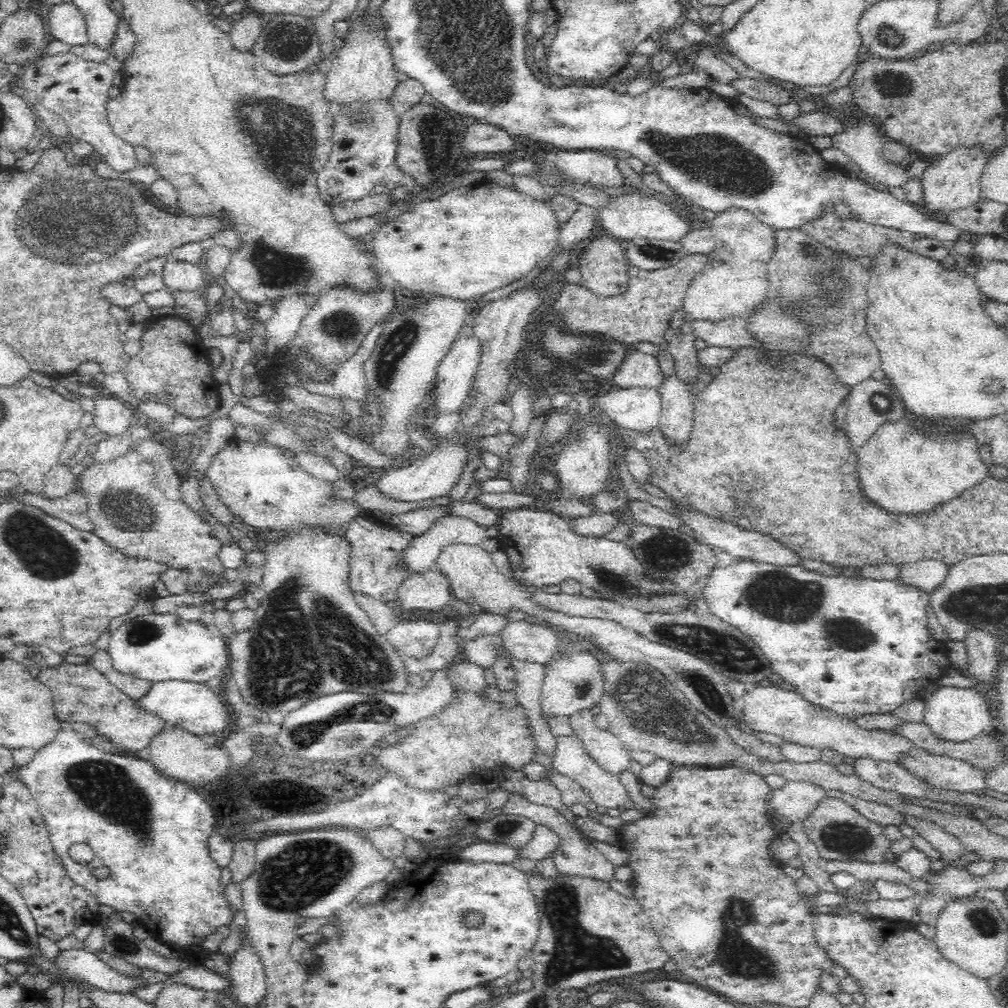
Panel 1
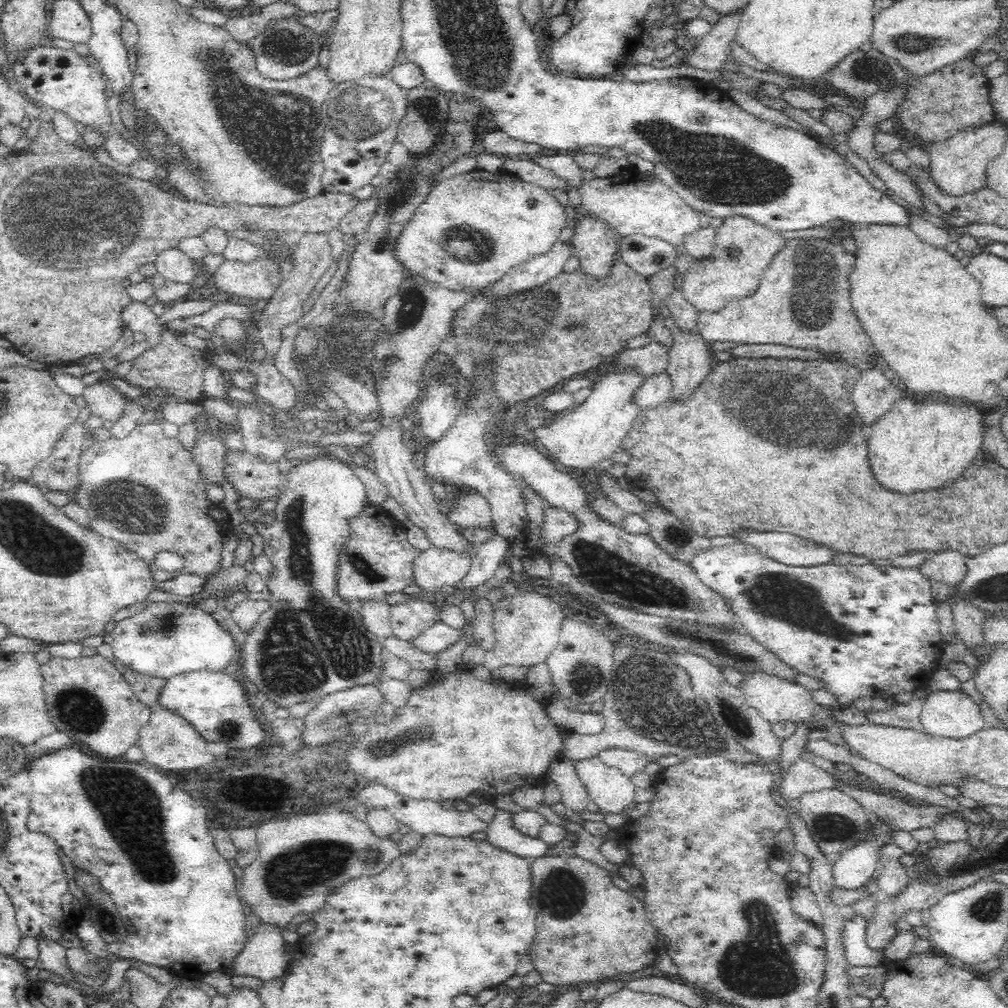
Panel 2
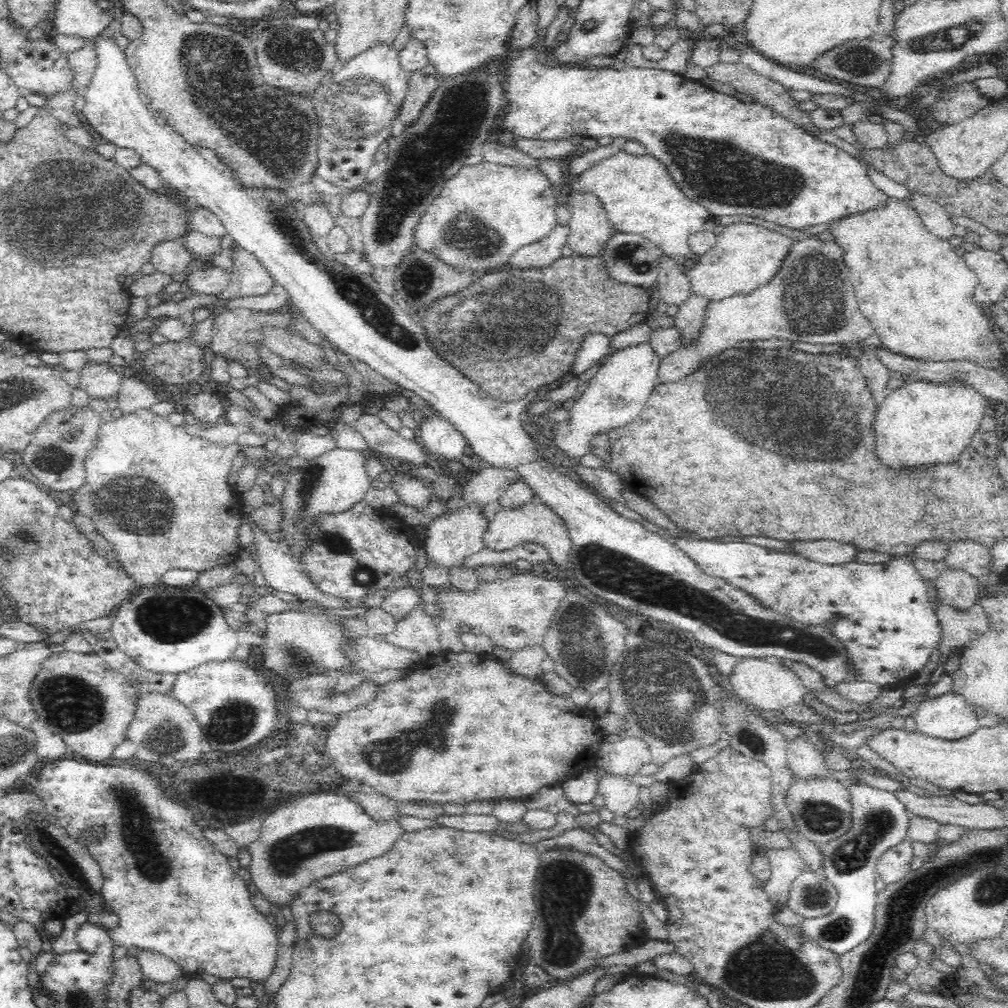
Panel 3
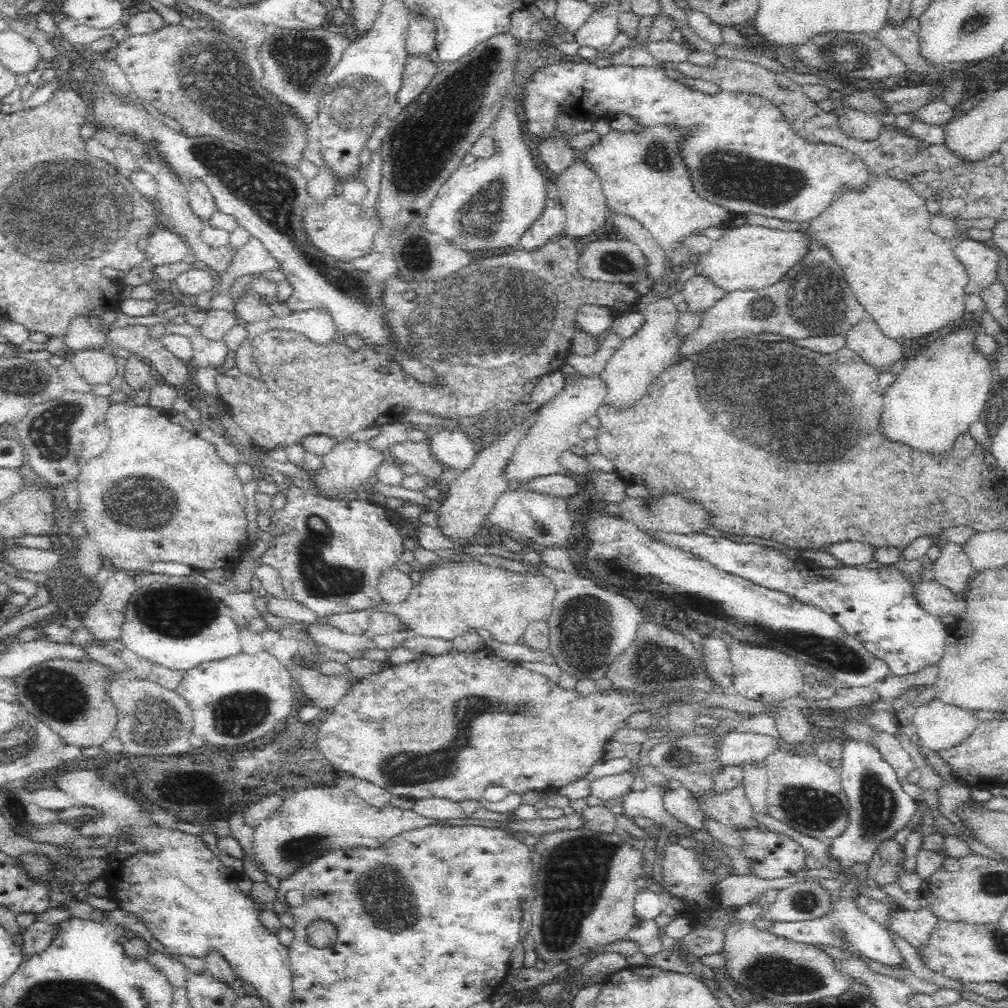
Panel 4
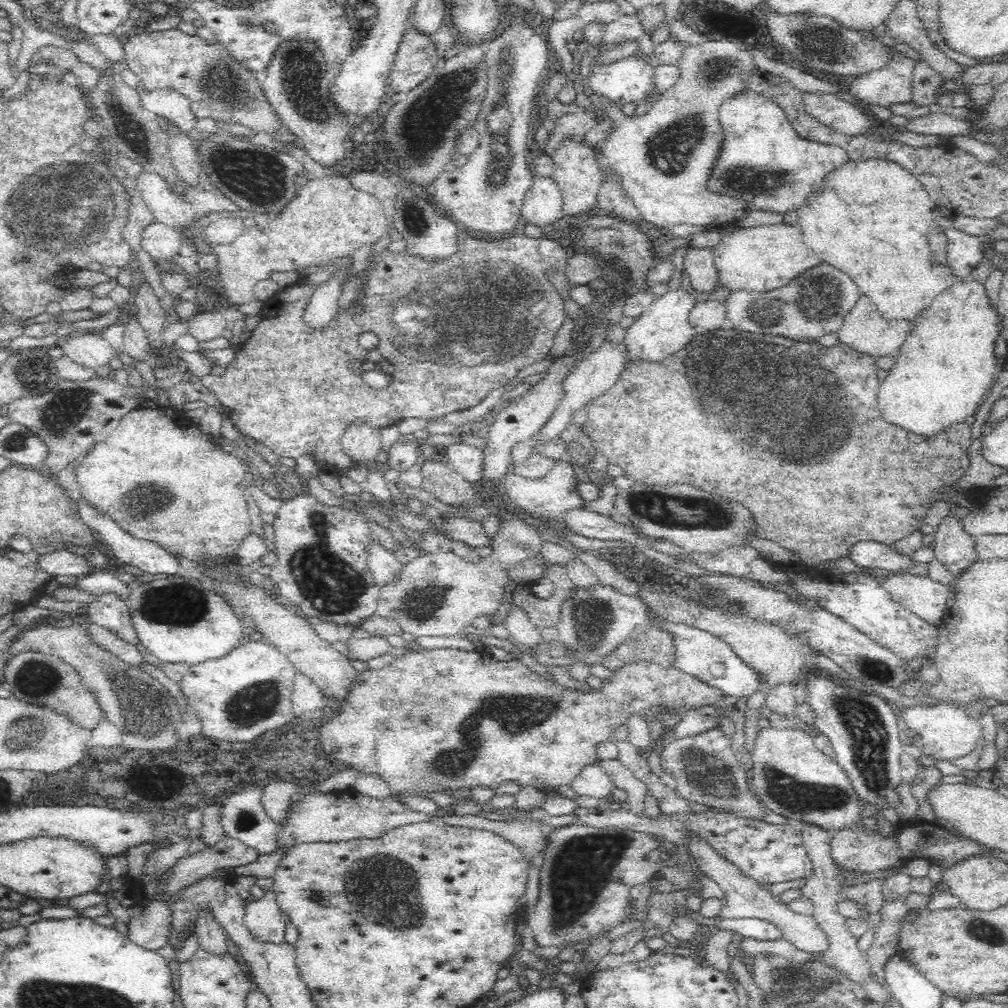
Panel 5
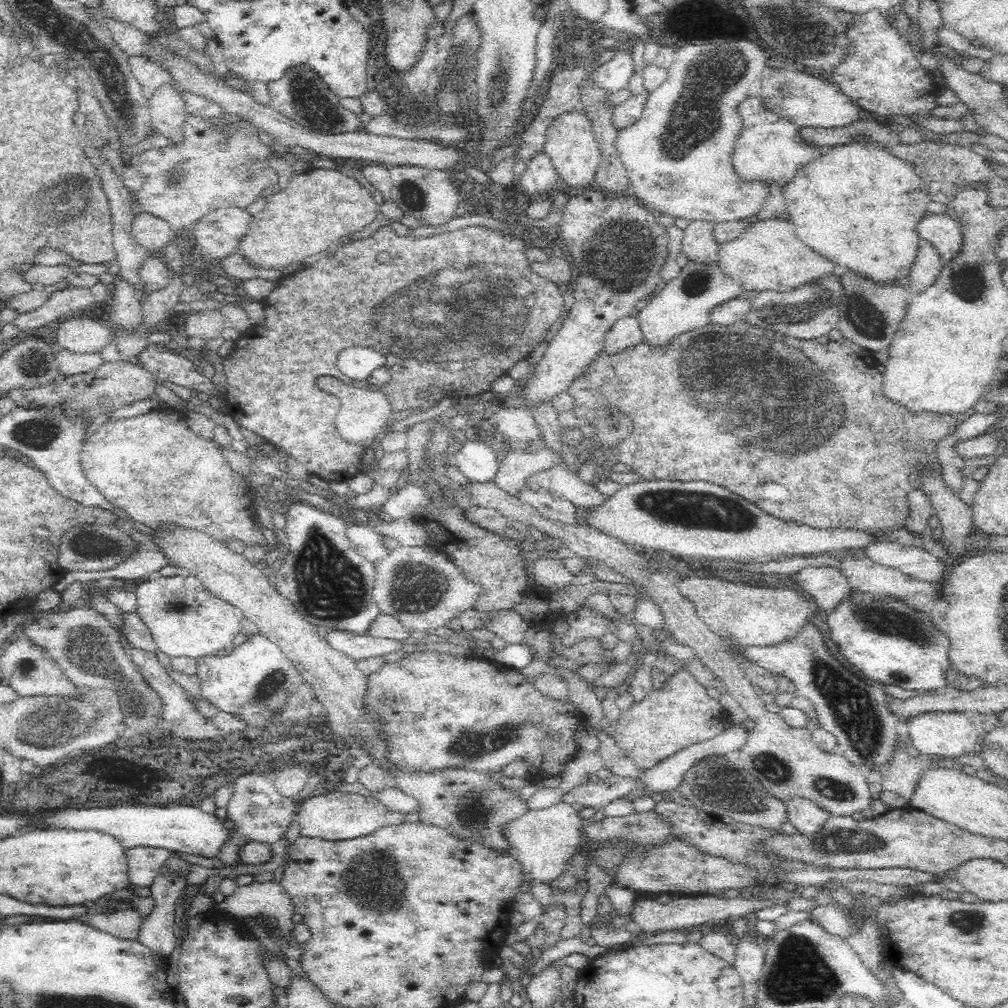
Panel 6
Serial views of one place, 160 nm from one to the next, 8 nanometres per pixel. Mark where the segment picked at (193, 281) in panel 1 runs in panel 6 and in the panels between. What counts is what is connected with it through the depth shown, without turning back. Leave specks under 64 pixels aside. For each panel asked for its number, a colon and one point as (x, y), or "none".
2: (172, 264)
3: (172, 257)
4: (164, 246)
5: (161, 242)
6: (153, 233)

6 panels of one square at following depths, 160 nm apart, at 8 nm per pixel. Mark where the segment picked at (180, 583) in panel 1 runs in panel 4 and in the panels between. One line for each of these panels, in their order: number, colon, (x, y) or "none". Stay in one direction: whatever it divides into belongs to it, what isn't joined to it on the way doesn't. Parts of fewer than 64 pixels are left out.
2: (146, 491)
3: (160, 496)
4: (158, 491)

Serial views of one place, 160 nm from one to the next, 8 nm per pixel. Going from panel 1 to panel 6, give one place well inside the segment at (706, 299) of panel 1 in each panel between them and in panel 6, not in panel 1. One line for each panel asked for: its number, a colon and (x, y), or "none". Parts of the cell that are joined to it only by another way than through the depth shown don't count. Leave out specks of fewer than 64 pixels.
2: (744, 249)
3: (746, 257)
4: (751, 257)
5: (764, 258)
6: (768, 257)

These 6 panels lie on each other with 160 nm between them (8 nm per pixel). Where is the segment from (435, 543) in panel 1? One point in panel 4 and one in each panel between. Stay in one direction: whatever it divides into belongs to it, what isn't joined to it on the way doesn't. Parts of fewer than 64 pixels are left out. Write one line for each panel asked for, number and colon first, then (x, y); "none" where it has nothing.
2: (471, 511)
3: (487, 486)
4: (555, 429)

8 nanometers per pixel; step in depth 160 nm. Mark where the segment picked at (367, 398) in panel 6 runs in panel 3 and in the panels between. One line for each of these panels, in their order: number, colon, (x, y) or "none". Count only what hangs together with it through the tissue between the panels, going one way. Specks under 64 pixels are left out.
3: (332, 482)
4: (350, 463)
5: (361, 440)

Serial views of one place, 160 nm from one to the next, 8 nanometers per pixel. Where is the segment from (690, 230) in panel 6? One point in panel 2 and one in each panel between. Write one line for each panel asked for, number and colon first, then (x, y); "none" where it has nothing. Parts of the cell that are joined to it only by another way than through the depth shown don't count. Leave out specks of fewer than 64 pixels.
2: (690, 357)
3: (689, 319)
4: (700, 293)
5: (699, 264)

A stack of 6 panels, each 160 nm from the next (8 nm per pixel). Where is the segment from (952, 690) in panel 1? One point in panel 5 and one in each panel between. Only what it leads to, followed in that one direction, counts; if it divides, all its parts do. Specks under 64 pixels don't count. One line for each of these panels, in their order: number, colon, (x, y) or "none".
2: (950, 714)
3: (947, 717)
4: (940, 727)
5: (946, 732)

